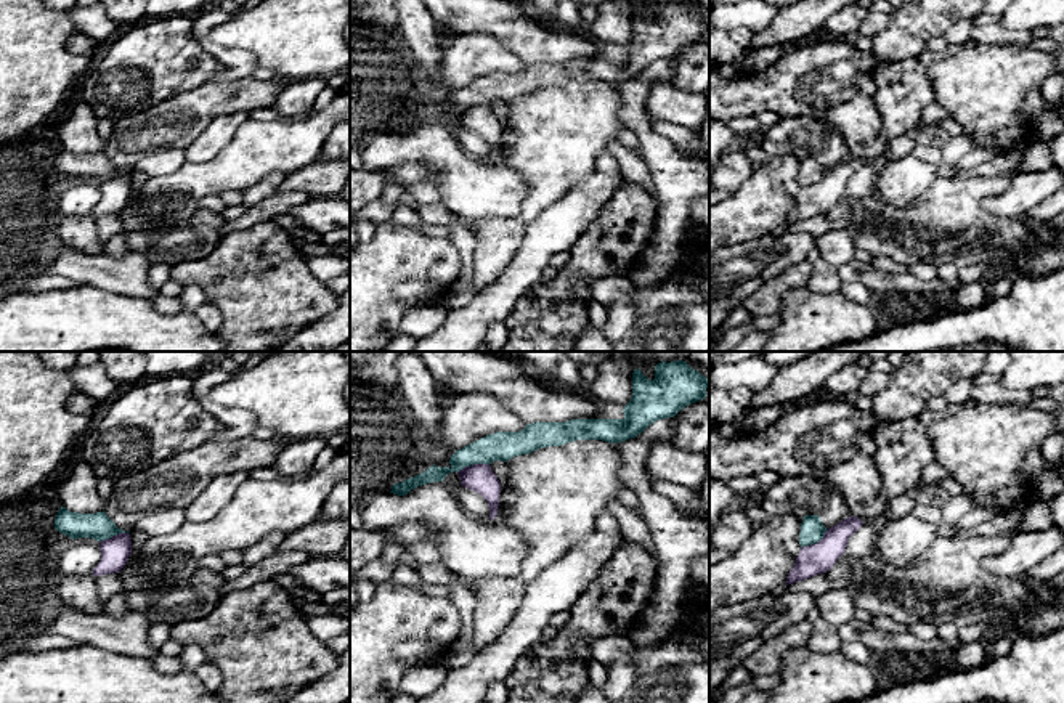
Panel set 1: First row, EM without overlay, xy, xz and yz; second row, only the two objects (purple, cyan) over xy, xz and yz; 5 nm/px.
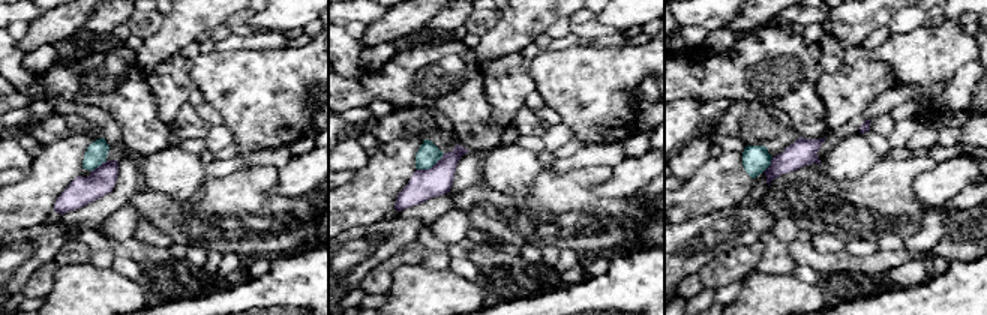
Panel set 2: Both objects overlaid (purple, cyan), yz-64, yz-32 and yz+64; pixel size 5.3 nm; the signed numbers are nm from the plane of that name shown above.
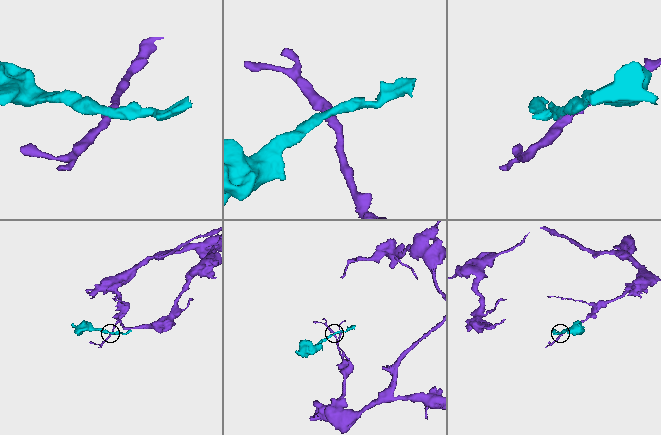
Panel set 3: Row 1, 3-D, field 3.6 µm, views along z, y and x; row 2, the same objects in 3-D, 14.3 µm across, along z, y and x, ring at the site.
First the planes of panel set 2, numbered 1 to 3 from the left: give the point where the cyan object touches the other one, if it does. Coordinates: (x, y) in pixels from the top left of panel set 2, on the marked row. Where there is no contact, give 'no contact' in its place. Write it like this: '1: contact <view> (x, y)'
1: contact yz-64 (101, 165)
2: contact yz-32 (432, 167)
3: contact yz+64 (770, 165)

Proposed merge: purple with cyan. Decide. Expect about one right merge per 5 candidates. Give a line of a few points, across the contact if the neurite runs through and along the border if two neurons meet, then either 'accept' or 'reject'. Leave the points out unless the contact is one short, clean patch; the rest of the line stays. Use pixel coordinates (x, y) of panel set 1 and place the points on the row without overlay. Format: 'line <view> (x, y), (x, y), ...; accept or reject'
line xz (488, 105), (469, 105), (458, 113); reject

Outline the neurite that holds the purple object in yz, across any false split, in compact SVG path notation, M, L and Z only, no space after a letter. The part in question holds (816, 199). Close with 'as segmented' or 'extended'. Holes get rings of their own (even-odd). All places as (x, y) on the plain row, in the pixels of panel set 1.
M847 157L828 169L823 178L799 189L794 207L786 217L786 226L826 213L846 193L849 178L863 165L857 157Z; as segmented

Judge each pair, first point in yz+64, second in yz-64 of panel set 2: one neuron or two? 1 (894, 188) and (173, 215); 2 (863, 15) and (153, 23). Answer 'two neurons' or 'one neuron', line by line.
1: one neuron
2: two neurons

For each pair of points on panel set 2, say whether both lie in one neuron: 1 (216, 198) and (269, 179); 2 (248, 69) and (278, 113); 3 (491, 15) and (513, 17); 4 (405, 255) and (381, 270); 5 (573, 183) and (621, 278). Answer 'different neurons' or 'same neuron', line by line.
1: same neuron
2: same neuron
3: different neurons
4: same neuron
5: different neurons

